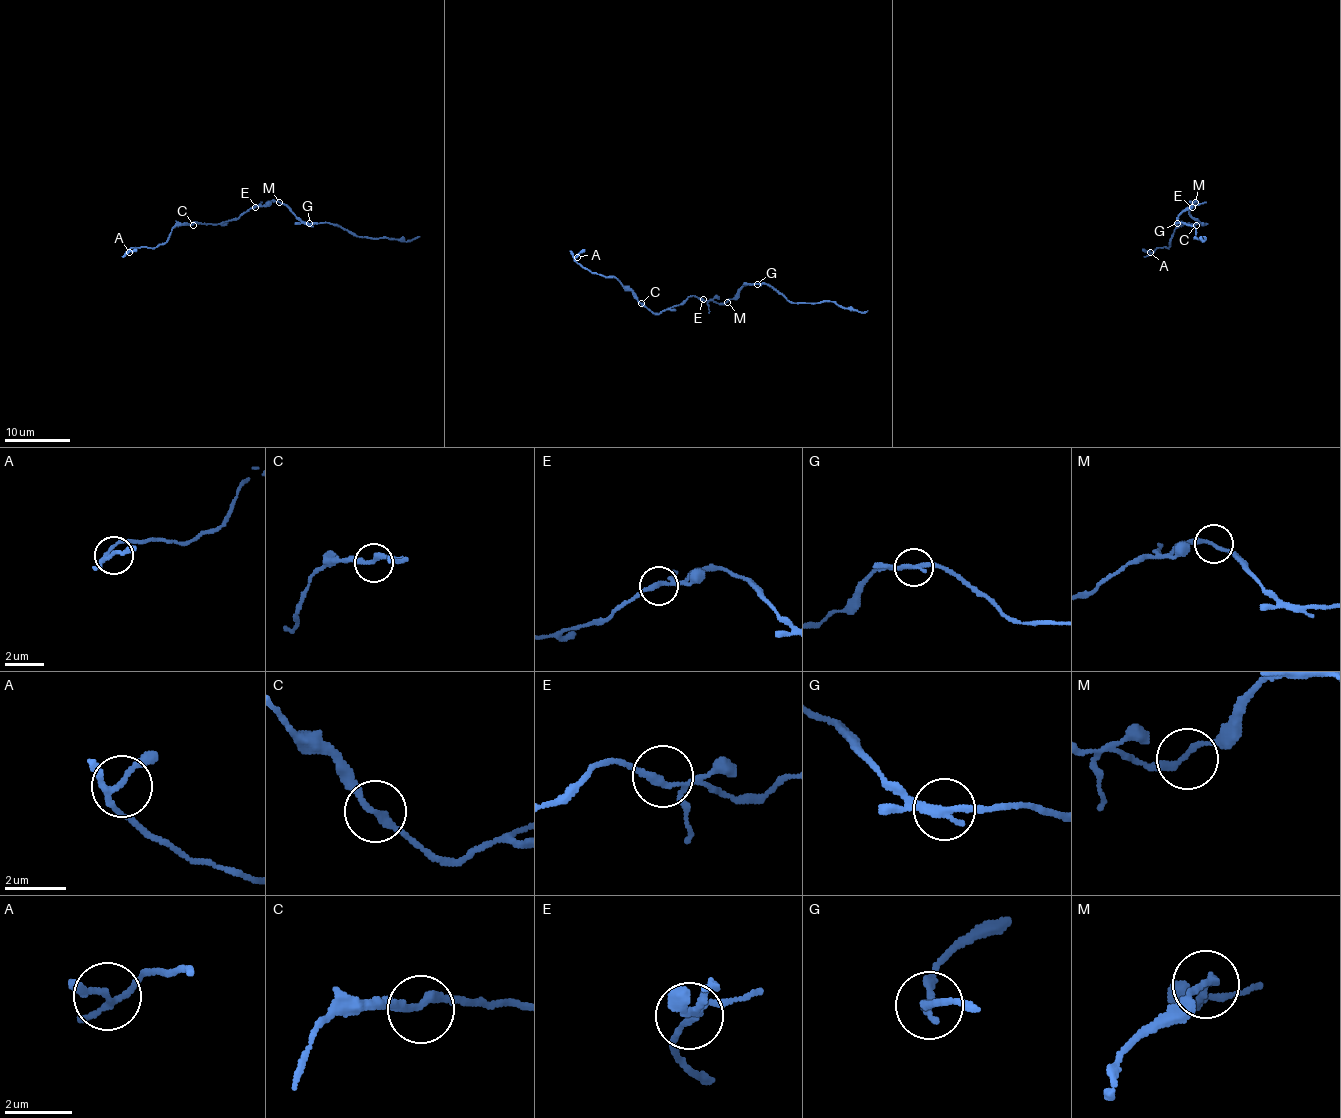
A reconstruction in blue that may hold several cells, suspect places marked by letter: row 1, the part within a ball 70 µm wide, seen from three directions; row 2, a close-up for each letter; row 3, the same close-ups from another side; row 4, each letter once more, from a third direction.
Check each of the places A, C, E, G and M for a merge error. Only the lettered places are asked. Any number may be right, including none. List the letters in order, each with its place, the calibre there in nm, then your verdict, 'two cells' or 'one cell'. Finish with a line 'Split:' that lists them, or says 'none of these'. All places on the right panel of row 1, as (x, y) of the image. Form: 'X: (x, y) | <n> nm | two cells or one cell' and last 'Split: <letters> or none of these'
A: (1150, 252) | 160 nm | one cell
C: (1196, 225) | 240 nm | one cell
E: (1192, 207) | 180 nm | one cell
G: (1177, 223) | 240 nm | two cells
M: (1195, 202) | 180 nm | one cell
Split: G

